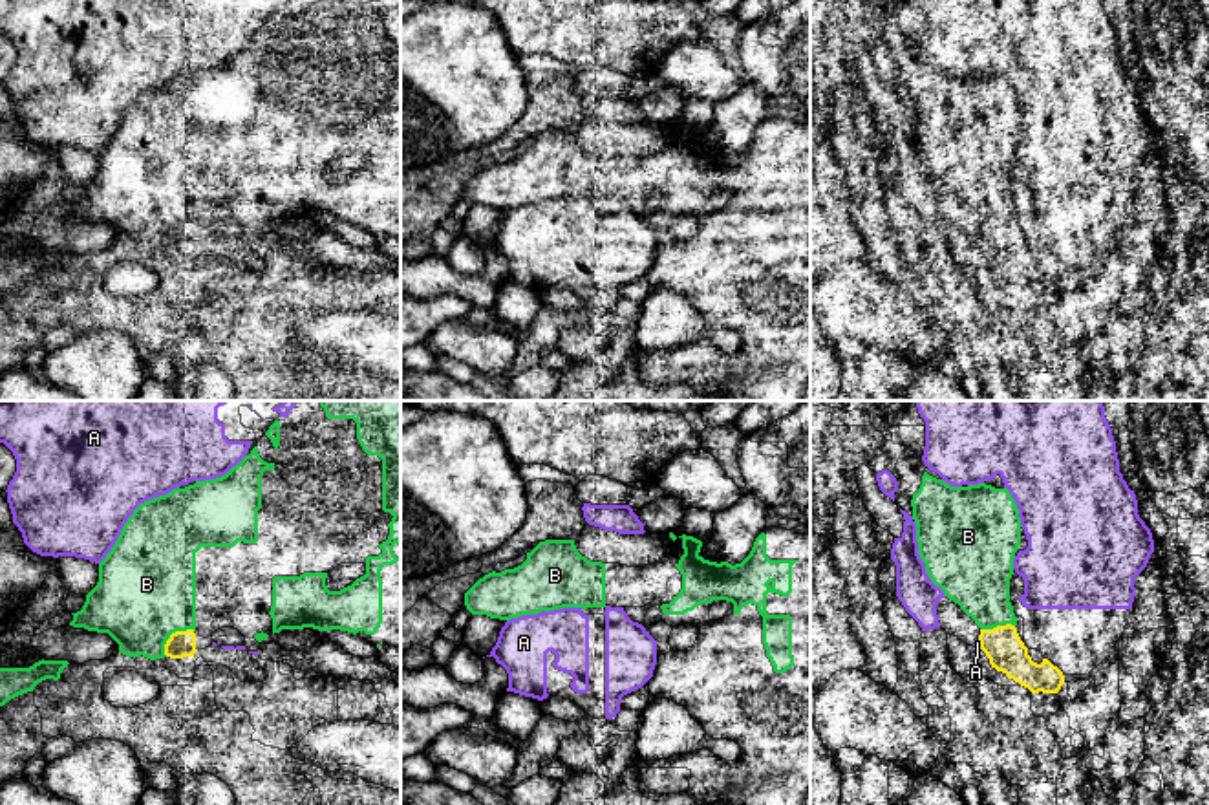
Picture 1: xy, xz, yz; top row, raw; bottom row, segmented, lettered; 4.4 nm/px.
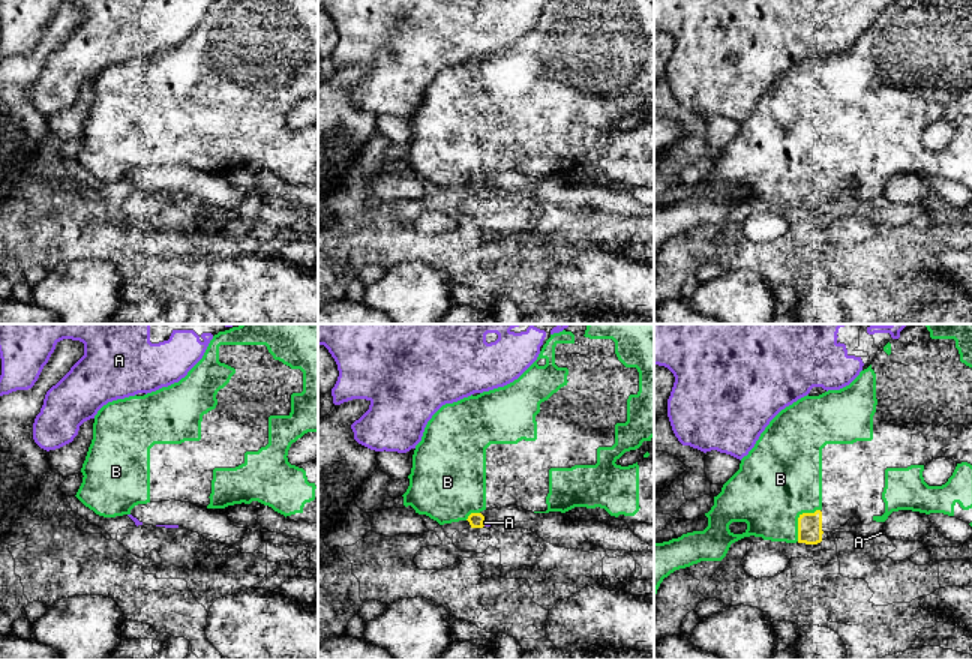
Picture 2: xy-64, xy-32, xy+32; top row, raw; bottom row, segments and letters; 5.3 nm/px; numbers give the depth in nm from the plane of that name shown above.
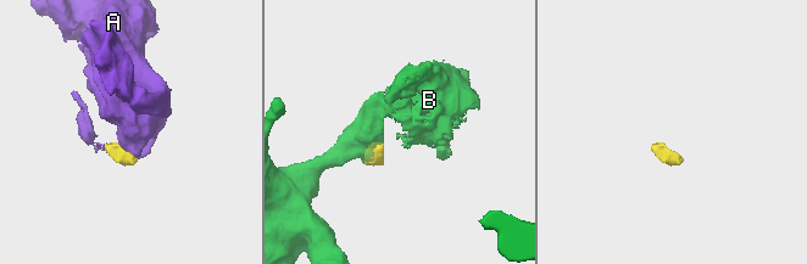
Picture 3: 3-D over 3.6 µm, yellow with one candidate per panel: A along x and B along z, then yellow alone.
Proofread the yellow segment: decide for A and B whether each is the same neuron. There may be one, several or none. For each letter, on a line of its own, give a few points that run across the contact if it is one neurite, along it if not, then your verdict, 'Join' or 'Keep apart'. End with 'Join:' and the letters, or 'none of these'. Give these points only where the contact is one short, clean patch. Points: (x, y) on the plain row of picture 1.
A: Join
B: Join
Join: A, B

